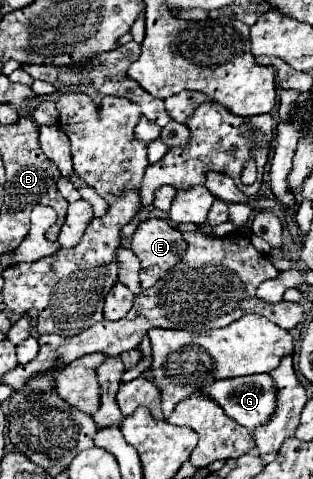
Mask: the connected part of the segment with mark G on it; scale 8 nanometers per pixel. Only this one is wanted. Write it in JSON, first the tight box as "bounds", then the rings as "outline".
{"bounds":[200,374,276,430],"outline":[[[252,374],[252,376],[240,376],[240,378],[226,378],[216,380],[210,386],[200,390],[204,396],[218,402],[218,406],[240,426],[246,426],[248,430],[254,430],[260,424],[266,424],[270,420],[270,414],[276,406],[276,394],[274,394],[274,382],[270,374]]]}

